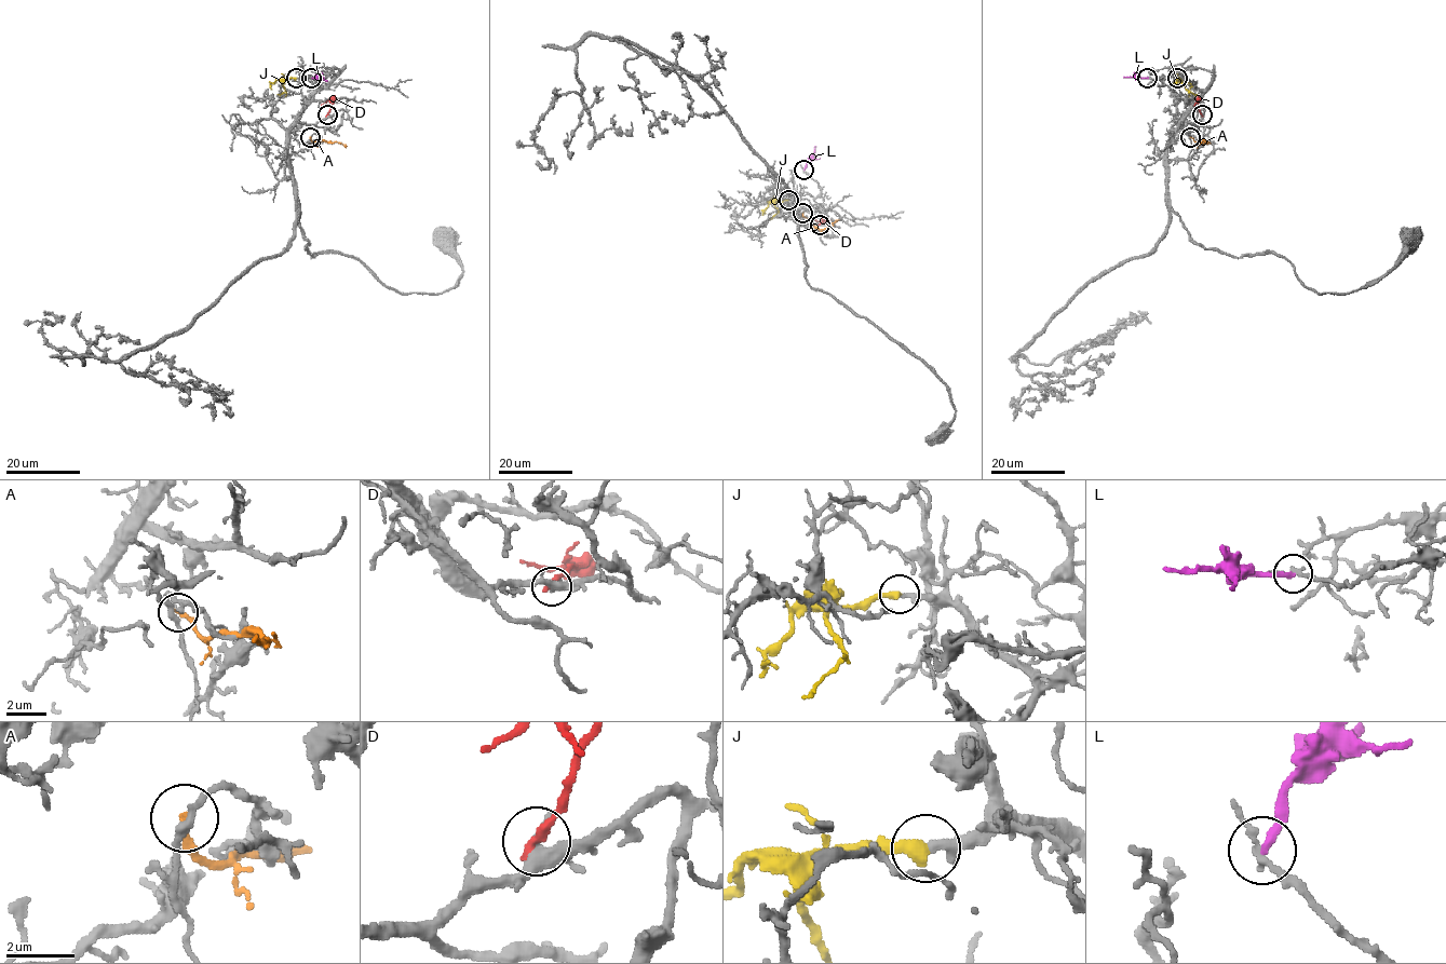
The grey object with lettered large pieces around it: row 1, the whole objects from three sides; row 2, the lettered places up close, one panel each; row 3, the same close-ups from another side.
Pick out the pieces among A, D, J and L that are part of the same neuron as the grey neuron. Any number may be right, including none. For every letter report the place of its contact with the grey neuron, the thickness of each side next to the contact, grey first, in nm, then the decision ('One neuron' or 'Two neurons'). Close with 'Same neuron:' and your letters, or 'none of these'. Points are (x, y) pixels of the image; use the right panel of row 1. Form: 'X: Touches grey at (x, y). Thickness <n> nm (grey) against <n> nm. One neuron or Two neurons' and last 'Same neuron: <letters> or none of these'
A: Touches grey at (1190, 137). Thickness 240 nm (grey) against 240 nm. Two neurons
D: Touches grey at (1202, 114). Thickness 320 nm (grey) against 320 nm. Two neurons
J: Touches grey at (1177, 78). Thickness 280 nm (grey) against 440 nm. One neuron
L: Touches grey at (1147, 78). Thickness 240 nm (grey) against 240 nm. Two neurons
Same neuron: J

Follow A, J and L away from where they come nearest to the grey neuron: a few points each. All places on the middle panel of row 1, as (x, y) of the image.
A: (802, 213), (820, 230), (828, 228), (838, 219)
J: (788, 200), (776, 202), (778, 212), (770, 219)
L: (803, 170), (815, 146)

